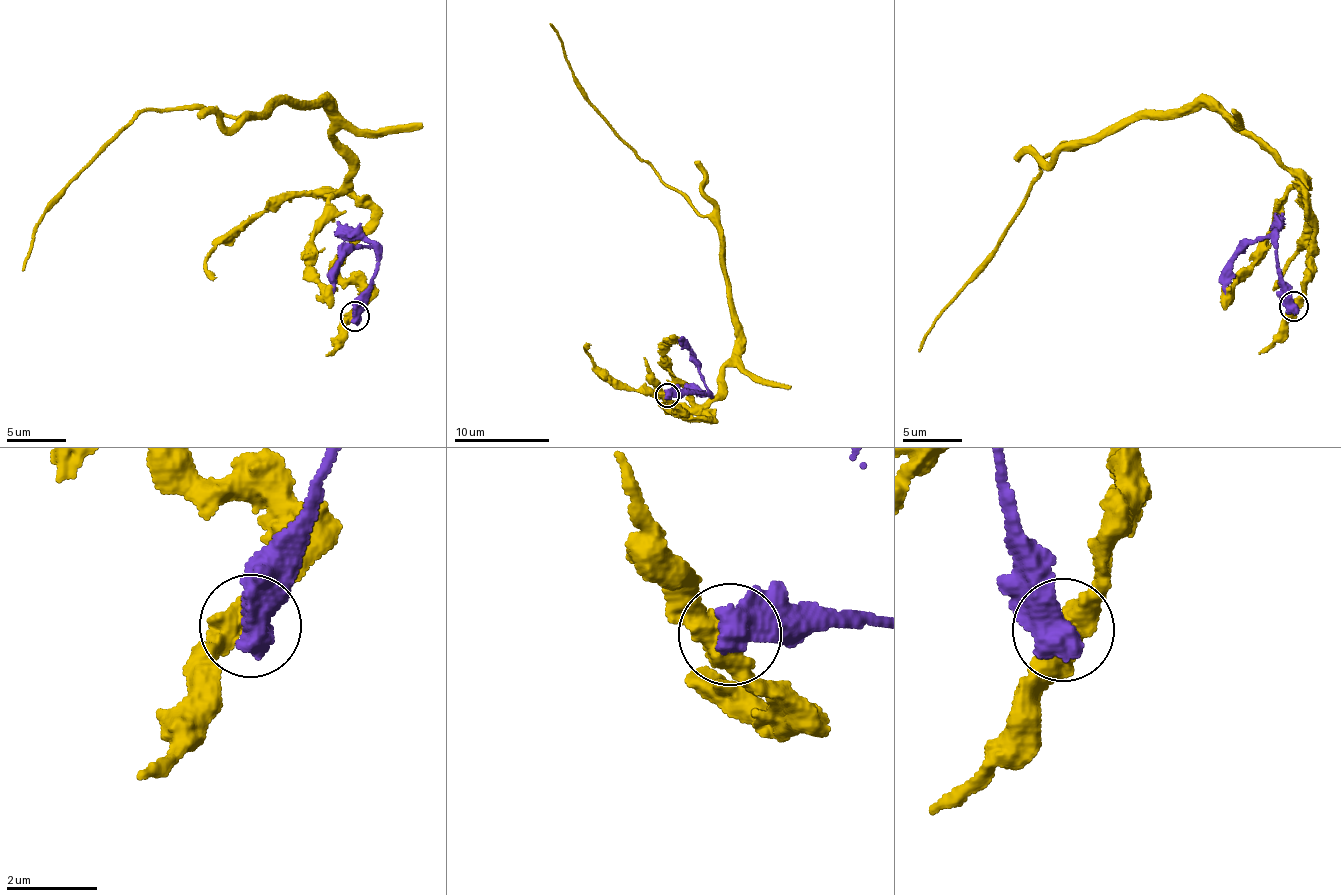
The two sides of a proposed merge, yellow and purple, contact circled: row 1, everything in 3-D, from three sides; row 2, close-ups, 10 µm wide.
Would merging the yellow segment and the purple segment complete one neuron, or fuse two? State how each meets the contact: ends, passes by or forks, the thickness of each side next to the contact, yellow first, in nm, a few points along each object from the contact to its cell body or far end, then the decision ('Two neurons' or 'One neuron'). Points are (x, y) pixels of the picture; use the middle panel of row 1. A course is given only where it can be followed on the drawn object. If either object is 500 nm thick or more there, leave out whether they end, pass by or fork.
Thickness 500 nm (yellow) against 800 nm. Course of yellow: (666, 395), (672, 415), (667, 407), (709, 419), (704, 412), (737, 340), (719, 228), (589, 100), (549, 23). Course of purple: (668, 395), (703, 393), (707, 388), (692, 351), (677, 339). Two neurons

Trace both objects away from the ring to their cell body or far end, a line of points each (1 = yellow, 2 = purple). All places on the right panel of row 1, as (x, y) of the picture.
1: (1294, 305), (1315, 272), (1307, 191), (1220, 113), (1175, 109), (1128, 120), (1046, 155), (993, 248), (919, 352)
2: (1293, 305), (1269, 238), (1246, 243), (1233, 259), (1224, 293)

